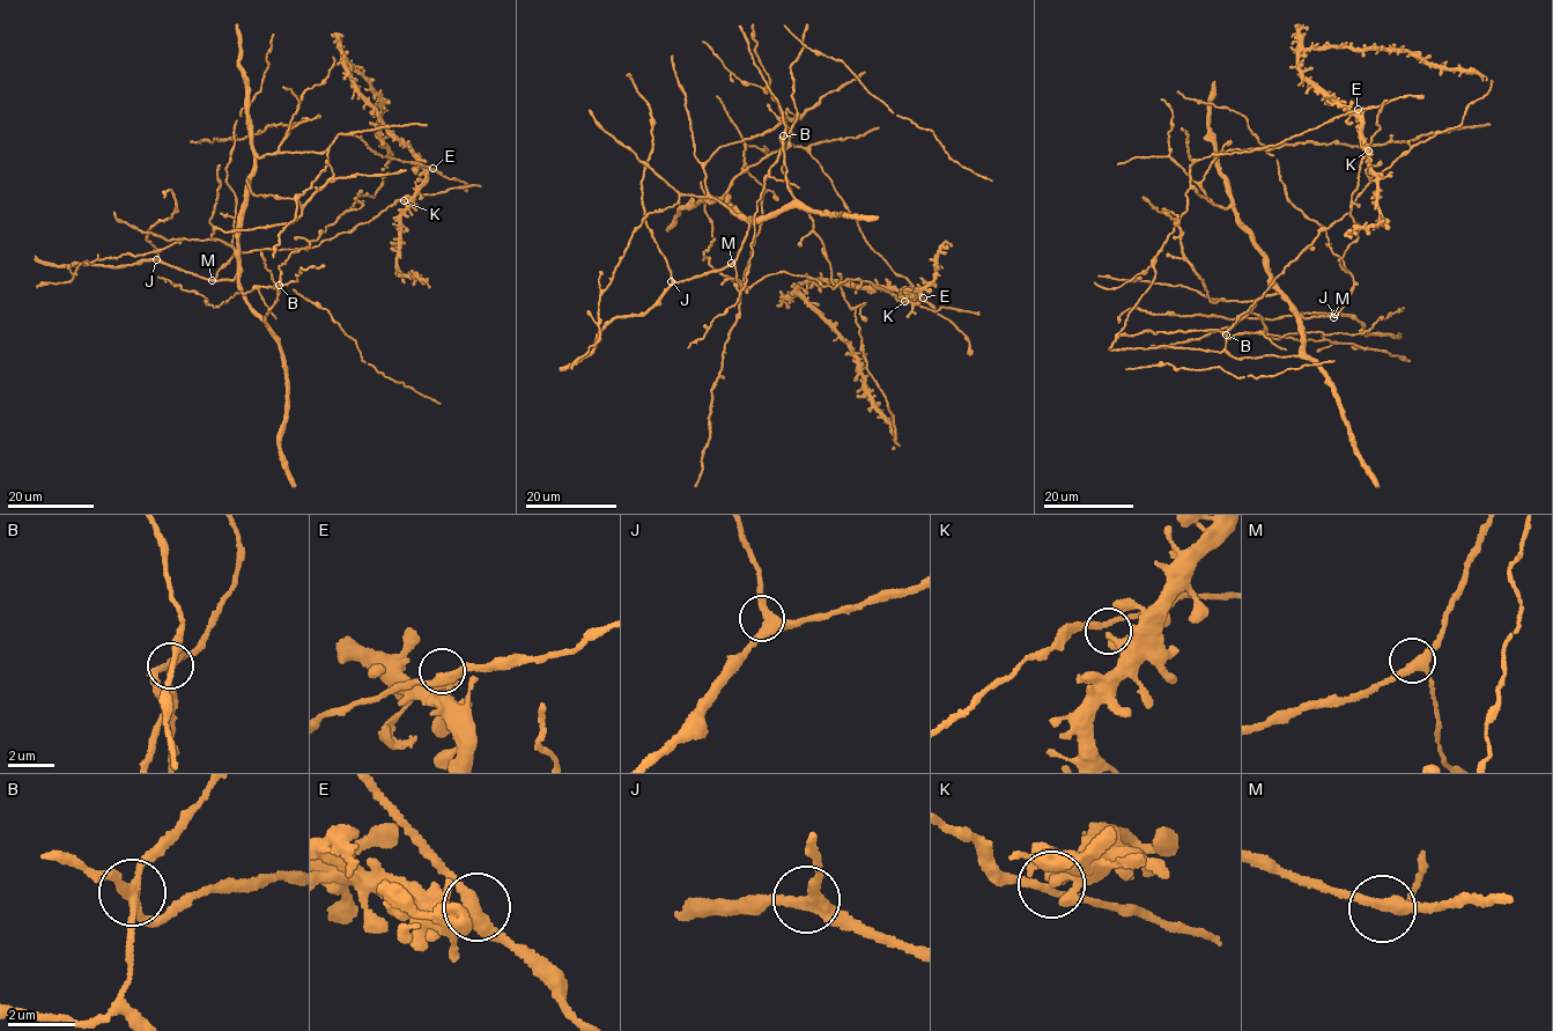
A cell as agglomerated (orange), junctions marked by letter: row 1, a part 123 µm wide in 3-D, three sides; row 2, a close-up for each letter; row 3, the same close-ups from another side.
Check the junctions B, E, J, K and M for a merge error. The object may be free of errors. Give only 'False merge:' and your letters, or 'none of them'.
False merge: B

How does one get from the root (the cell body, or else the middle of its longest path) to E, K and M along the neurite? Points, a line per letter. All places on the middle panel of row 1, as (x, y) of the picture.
E: (738, 282), (746, 291), (783, 271), (833, 288), (857, 279), (899, 300), (923, 297)
K: (738, 282), (746, 291), (766, 275), (786, 272), (812, 277), (833, 288), (847, 280), (872, 282), (904, 301)
M: (738, 282), (731, 263)

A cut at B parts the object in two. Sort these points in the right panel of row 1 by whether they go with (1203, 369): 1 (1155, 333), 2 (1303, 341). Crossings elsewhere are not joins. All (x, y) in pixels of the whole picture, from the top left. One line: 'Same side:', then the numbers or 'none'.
Same side: 2

